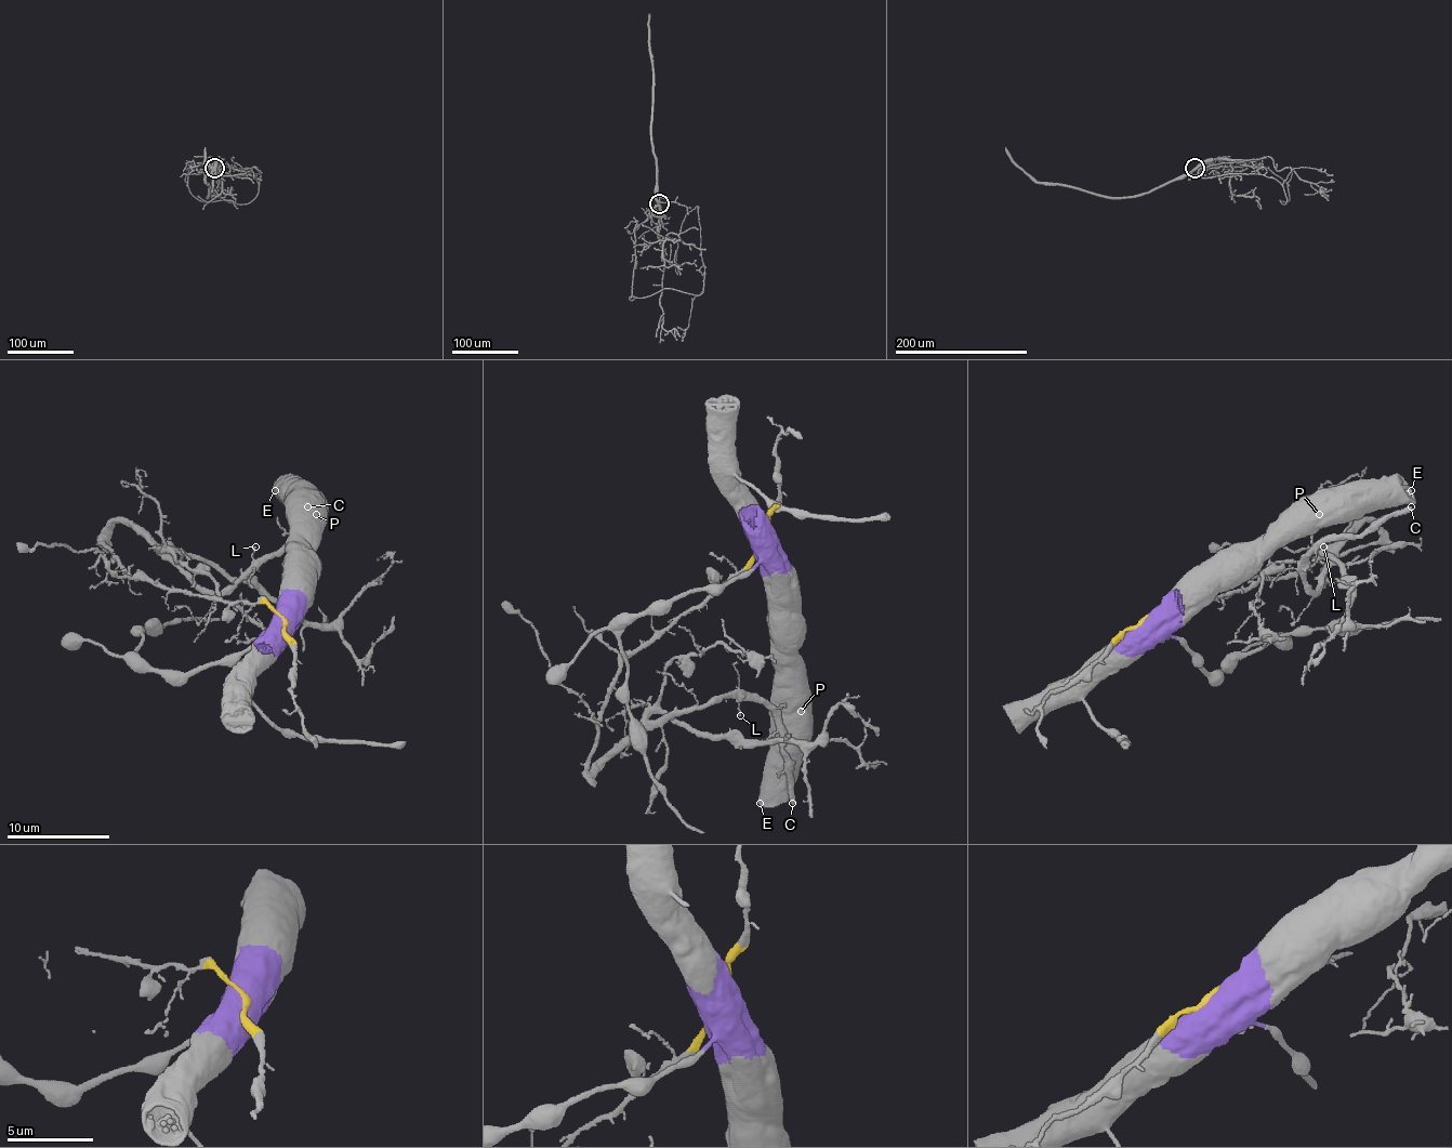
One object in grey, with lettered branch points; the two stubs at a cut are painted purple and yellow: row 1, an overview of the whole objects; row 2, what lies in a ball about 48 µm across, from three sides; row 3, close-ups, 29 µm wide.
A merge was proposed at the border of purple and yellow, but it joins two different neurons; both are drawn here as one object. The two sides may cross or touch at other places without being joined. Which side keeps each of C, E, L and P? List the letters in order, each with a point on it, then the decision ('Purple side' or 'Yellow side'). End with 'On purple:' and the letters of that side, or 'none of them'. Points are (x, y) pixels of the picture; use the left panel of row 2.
C: Place: (307, 506). Yellow side
E: Place: (275, 490). Purple side
L: Place: (255, 546). Yellow side
P: Place: (316, 514). Purple side
On purple: E, P

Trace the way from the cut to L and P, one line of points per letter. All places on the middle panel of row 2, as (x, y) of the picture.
L: (766, 537), (751, 559), (622, 662), (599, 713), (586, 769), (687, 709), (738, 698), (740, 716)
P: (766, 537), (766, 578), (774, 636), (779, 662), (787, 670), (794, 721), (800, 711)

